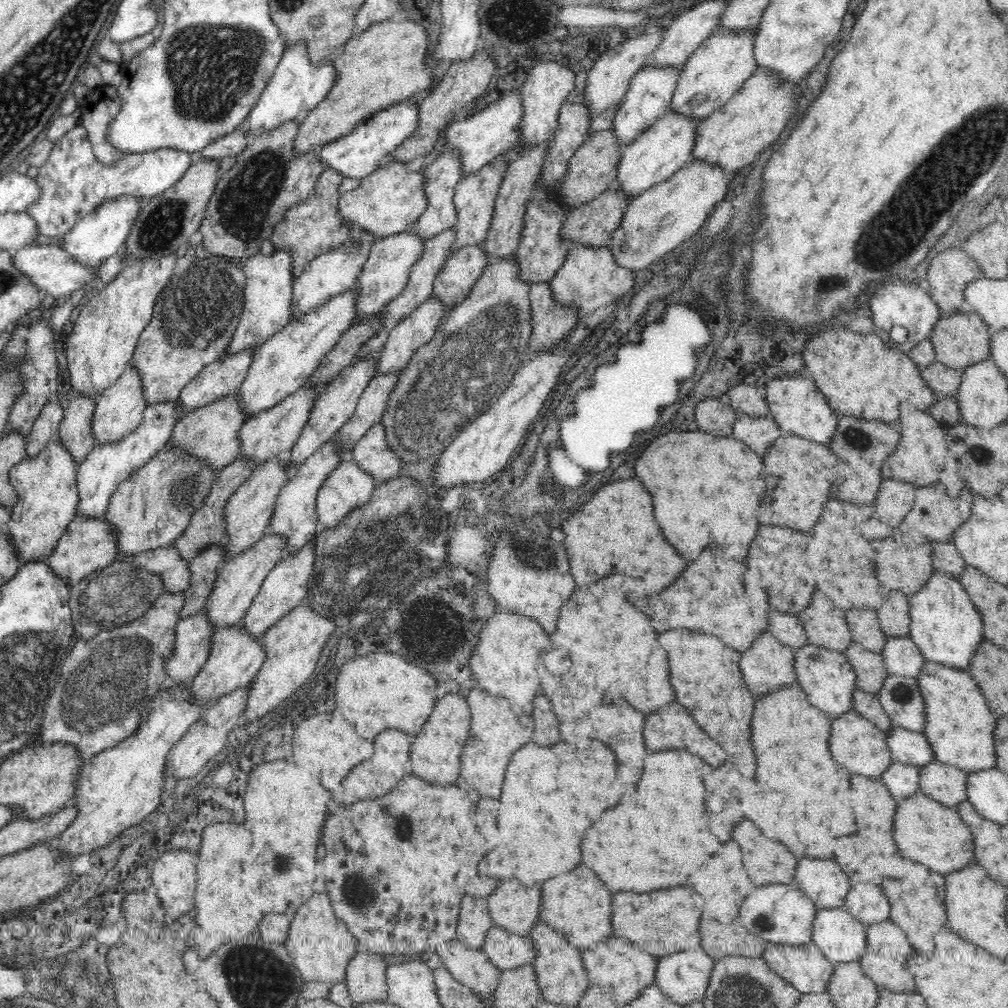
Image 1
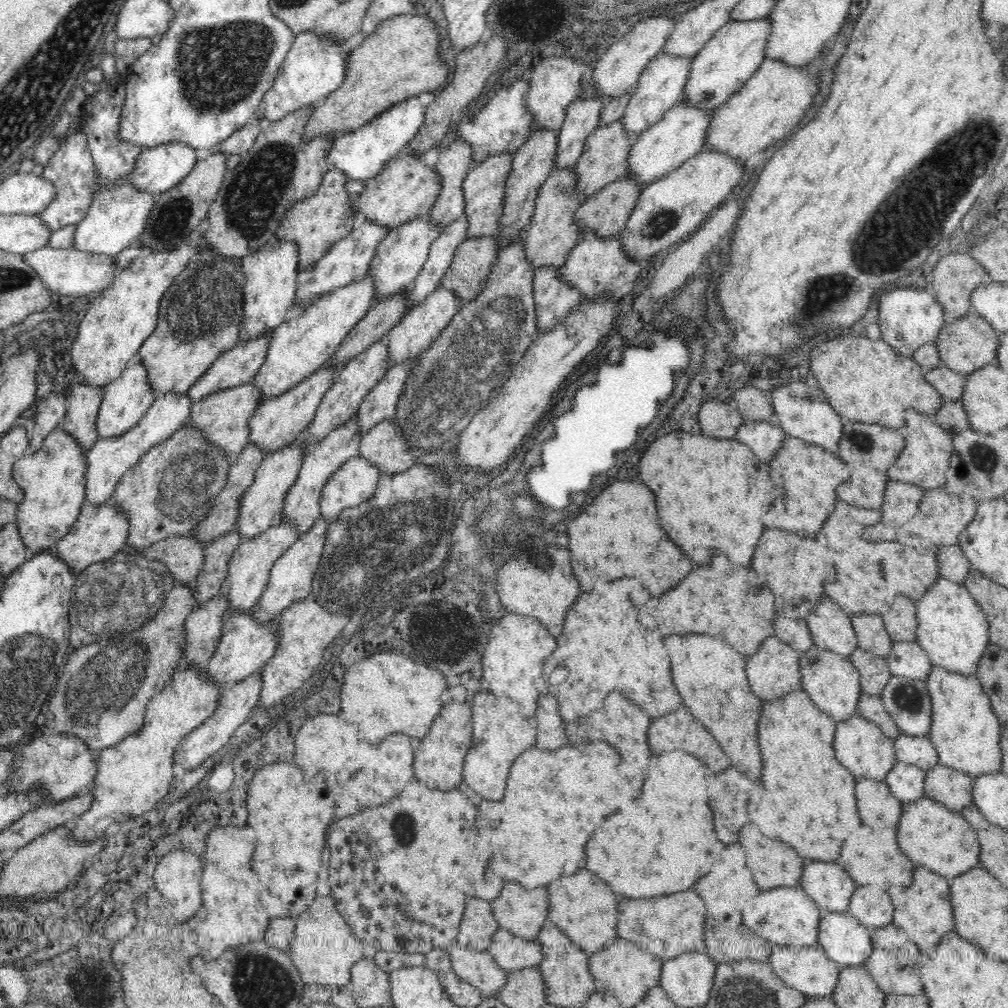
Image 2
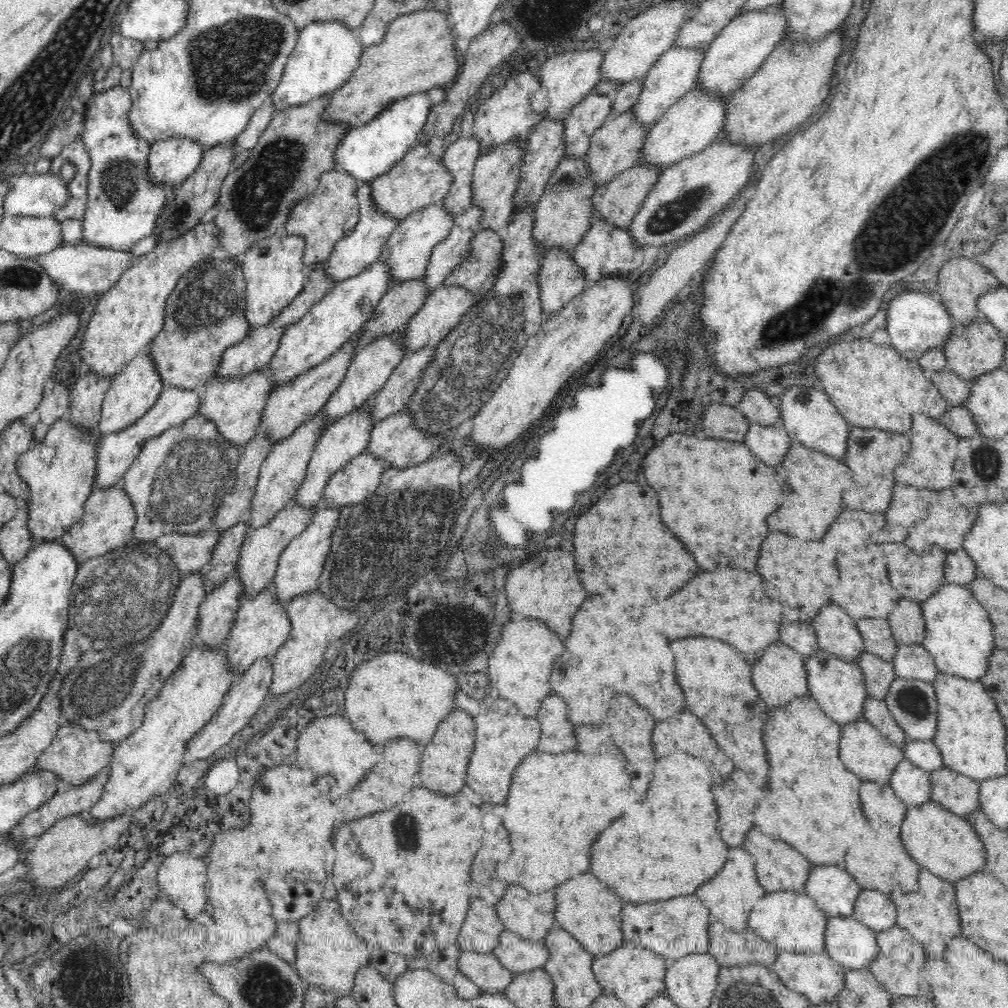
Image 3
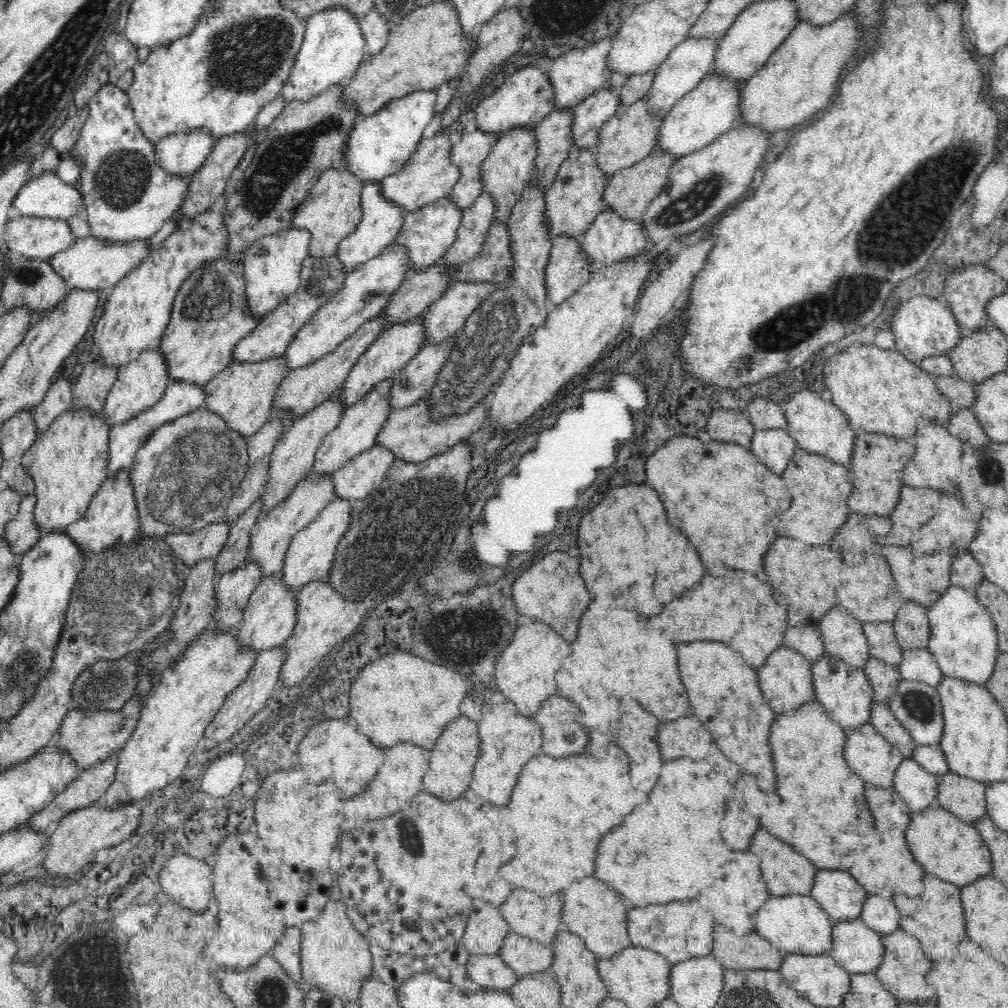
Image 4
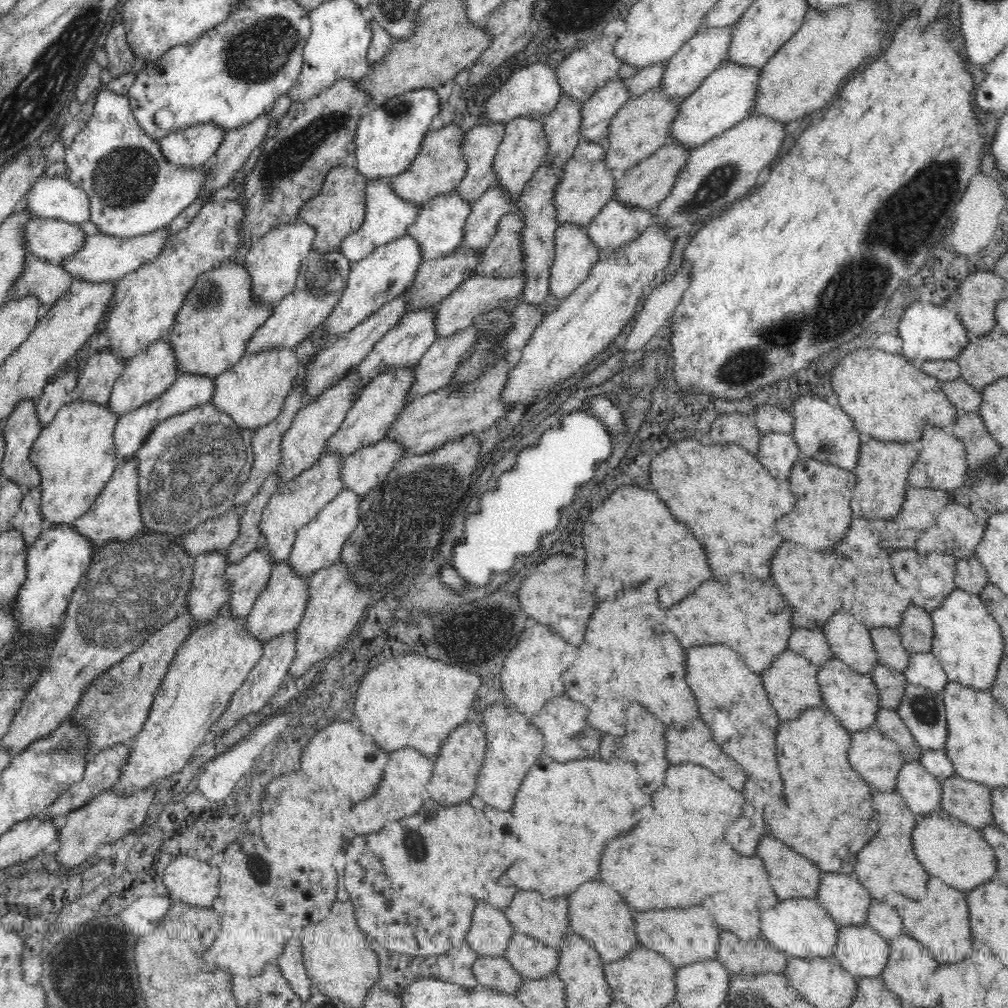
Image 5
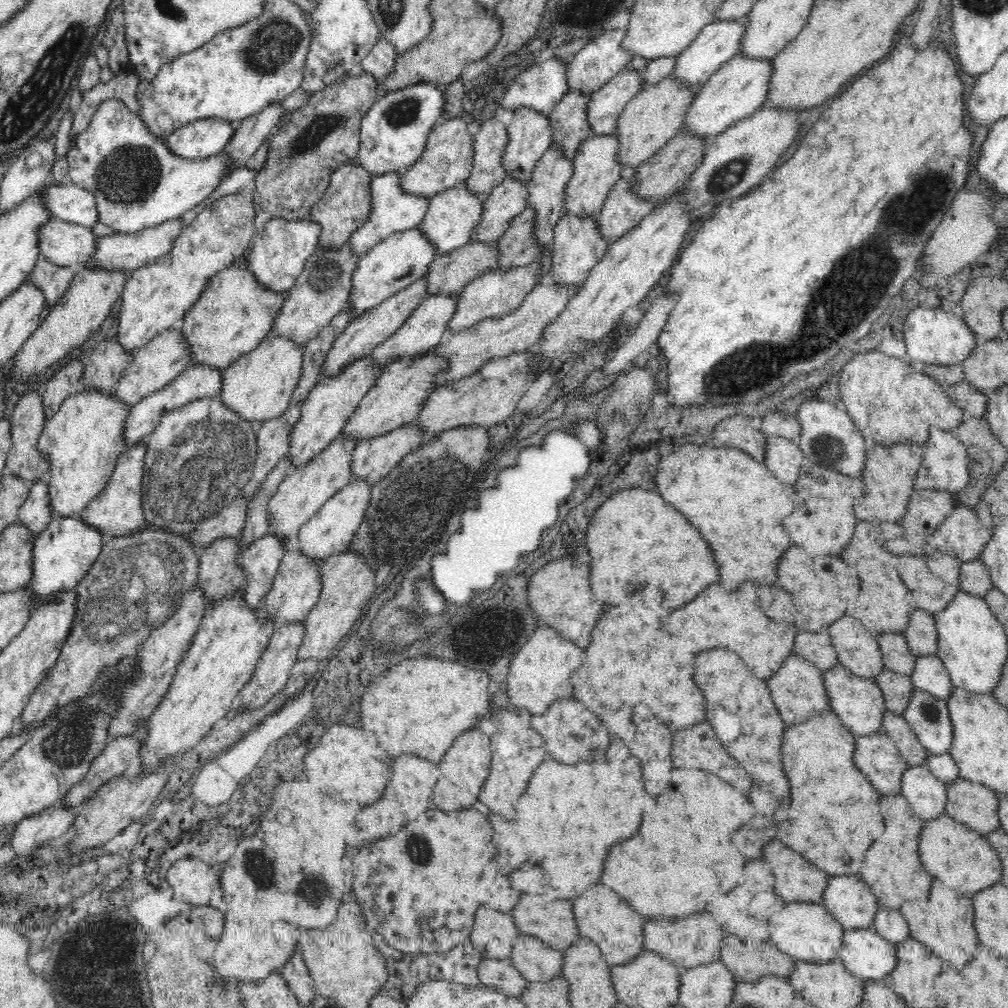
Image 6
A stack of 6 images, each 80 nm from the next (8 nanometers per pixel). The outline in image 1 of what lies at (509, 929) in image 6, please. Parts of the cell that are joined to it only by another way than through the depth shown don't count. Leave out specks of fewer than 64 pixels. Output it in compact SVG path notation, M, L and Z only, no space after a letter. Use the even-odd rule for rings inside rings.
M466 893L461 902L456 940L465 946L481 950L485 937L493 927L494 922L489 916L487 899Z

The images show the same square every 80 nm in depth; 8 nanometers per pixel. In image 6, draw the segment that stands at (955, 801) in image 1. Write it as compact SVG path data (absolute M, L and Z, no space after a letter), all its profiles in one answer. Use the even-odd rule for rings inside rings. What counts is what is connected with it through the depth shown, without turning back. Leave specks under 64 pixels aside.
M958 777L948 784L945 812L984 837L1001 828L997 808L999 797L983 784Z

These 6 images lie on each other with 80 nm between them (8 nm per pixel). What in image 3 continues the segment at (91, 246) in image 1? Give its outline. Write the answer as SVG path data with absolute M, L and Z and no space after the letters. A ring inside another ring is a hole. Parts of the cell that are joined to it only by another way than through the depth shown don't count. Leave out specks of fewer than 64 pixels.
M120 85L94 93L87 102L85 128L80 136L90 157L83 240L89 246L110 251L131 250L136 242L155 233L157 217L176 188L157 186L146 178L151 144L134 134L129 124L131 108L129 90Z

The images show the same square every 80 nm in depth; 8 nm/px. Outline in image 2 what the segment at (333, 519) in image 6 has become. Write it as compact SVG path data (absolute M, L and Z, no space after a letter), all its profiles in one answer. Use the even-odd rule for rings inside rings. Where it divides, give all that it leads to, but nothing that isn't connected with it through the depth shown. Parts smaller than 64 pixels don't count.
M319 515L314 525L302 533L294 544L287 548L278 560L276 560L269 577L267 587L252 608L252 615L260 623L264 620L277 618L290 604L298 602L312 595L312 578L317 571L319 560L324 552L325 536L327 535L329 520Z

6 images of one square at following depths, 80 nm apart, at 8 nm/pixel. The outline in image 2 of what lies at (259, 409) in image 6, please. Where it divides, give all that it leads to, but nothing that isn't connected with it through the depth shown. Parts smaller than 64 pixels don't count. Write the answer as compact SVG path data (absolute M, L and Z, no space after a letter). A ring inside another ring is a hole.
M244 382L236 387L212 392L211 395L196 400L184 425L200 429L210 445L220 449L224 455L236 457L250 444L249 420L254 416L258 403L259 388L251 382Z

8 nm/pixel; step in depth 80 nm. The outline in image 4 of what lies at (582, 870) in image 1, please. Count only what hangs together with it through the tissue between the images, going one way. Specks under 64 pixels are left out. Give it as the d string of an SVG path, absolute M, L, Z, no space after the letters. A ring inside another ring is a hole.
M584 876L584 880L578 880L574 884L568 884L568 888L562 888L560 900L564 900L560 928L574 932L598 959L609 959L632 946L628 935L628 916L624 914L624 900L608 884L592 880L592 876Z

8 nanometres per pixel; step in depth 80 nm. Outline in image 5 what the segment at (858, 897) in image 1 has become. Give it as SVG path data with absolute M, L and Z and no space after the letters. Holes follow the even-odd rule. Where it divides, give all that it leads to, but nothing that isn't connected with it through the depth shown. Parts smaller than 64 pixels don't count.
M875 900L871 906L872 908L868 912L869 927L887 941L903 935L905 932L904 922L893 905L889 905L885 901Z

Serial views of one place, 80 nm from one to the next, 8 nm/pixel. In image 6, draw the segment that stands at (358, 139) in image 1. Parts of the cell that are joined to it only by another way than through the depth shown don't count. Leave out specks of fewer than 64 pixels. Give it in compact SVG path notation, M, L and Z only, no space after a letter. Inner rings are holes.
M418 83L391 91L362 117L357 163L372 175L404 174L424 152L430 131L444 114L445 100L435 83Z

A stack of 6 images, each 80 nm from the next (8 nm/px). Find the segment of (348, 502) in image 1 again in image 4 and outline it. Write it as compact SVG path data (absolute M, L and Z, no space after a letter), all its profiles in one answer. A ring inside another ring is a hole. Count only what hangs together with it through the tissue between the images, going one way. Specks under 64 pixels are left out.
M378 444L348 460L342 468L333 472L337 498L350 501L367 498L385 479L395 461L393 452Z

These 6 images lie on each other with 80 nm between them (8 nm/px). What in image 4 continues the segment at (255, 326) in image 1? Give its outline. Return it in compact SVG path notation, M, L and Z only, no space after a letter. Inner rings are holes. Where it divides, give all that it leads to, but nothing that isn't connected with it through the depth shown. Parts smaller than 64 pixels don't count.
M290 228L267 235L252 243L243 254L243 273L247 303L253 316L264 316L274 311L299 286L303 260L309 255L311 232L305 228Z

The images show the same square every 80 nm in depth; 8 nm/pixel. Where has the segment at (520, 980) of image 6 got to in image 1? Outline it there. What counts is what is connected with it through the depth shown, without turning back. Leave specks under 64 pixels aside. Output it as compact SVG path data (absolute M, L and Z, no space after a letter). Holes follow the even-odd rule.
M455 938L441 943L436 953L460 984L468 986L482 999L492 999L494 990L500 986L501 971L482 950L465 946Z

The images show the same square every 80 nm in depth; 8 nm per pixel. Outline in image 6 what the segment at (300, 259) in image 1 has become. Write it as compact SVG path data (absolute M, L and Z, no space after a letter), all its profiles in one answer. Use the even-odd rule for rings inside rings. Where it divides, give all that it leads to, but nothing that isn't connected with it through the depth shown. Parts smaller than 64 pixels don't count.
M350 162L337 168L330 178L328 188L315 205L309 210L309 216L321 227L319 246L321 250L335 250L348 243L349 236L360 228L371 211L370 183L372 174L357 162Z

